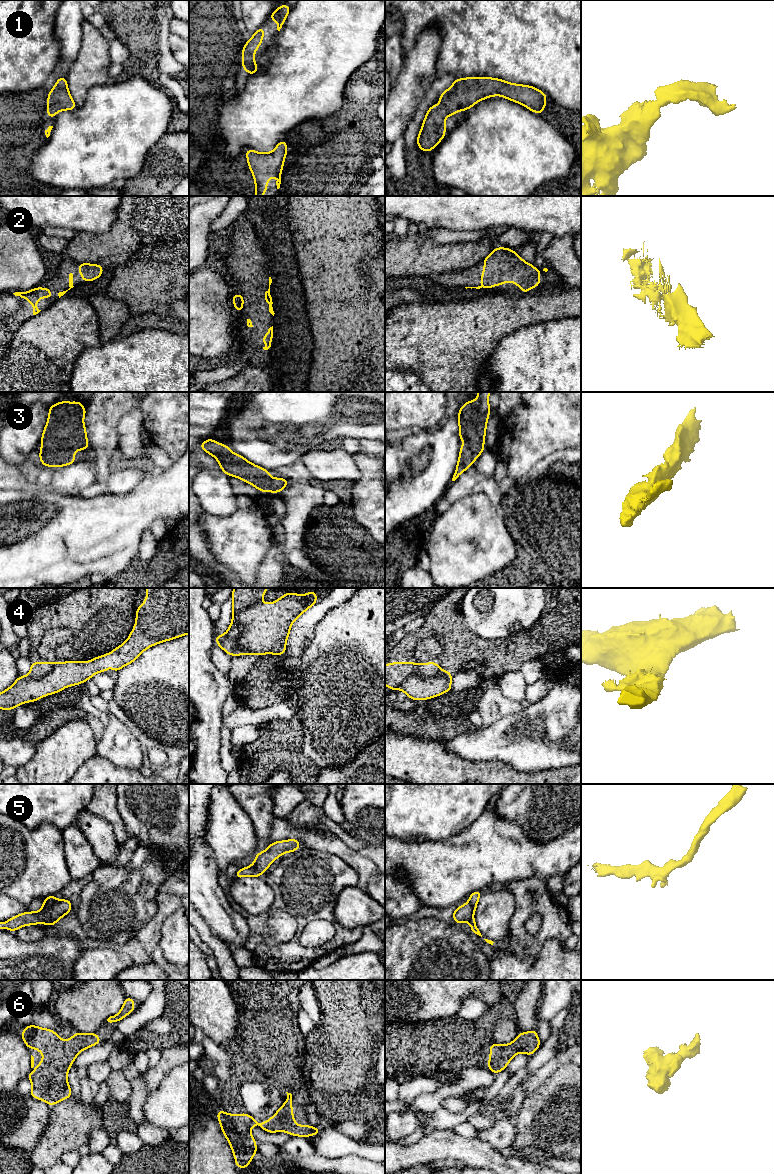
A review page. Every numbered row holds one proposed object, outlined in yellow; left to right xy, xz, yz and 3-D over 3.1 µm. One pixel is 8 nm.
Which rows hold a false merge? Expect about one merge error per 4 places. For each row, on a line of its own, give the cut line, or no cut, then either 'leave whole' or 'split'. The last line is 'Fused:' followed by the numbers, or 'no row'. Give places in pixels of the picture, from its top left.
1: no cut; leave whole
2: no cut; leave whole
3: no cut; leave whole
4: cut in xz along (234, 624), (239, 630), (237, 645), (248, 653); split
5: cut in xy along (59, 901), (47, 909), (41, 910); split
6: no cut; leave whole
Fused: 4, 5

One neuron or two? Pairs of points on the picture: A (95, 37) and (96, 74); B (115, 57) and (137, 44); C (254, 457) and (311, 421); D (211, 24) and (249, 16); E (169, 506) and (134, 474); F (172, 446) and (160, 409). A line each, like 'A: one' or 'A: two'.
A: one
B: two
C: one
D: two
E: two
F: one

